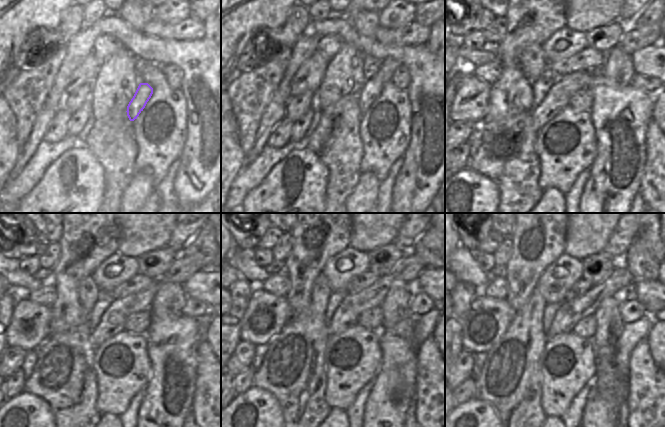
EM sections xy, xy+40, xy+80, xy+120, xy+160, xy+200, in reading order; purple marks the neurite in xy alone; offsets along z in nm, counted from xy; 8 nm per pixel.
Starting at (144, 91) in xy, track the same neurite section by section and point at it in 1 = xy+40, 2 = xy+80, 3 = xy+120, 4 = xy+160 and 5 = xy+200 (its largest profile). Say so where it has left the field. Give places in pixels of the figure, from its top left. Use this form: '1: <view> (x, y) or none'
1: xy+40 (372, 87)
2: xy+80 (558, 98)
3: xy+120 (112, 322)
4: xy+160 (409, 267)
5: xy+200 (571, 311)

